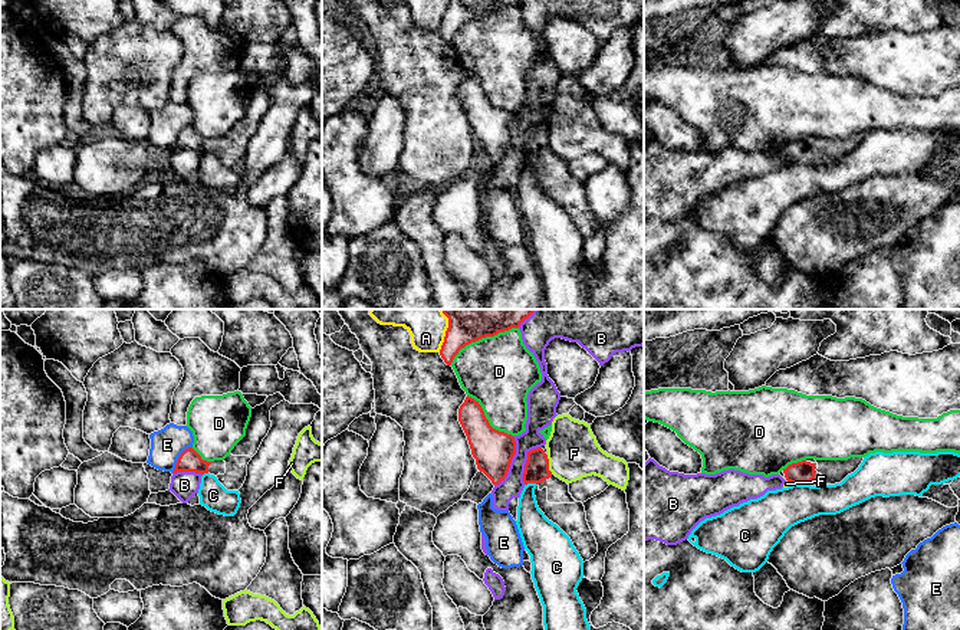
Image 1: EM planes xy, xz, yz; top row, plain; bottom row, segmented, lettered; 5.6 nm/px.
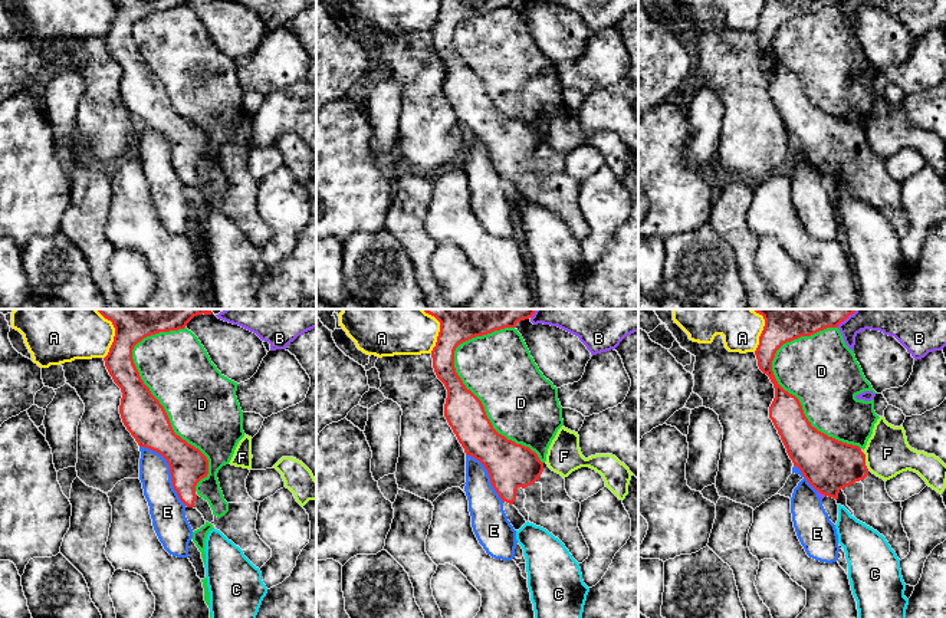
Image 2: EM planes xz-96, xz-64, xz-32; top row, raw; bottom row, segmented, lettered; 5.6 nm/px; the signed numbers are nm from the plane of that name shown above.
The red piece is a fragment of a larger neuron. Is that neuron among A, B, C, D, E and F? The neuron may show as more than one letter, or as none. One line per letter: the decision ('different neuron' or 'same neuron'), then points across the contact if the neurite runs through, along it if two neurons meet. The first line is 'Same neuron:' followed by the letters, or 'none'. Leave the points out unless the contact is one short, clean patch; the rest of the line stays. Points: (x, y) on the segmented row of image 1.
Same neuron: none
A: different neuron
B: different neuron
C: different neuron; border along xz (536, 484), (525, 485)
D: different neuron
E: different neuron
F: different neuron

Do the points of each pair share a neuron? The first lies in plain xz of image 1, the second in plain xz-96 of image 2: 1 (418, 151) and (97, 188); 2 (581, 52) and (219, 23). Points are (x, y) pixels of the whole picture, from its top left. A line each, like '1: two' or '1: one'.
1: two
2: one

